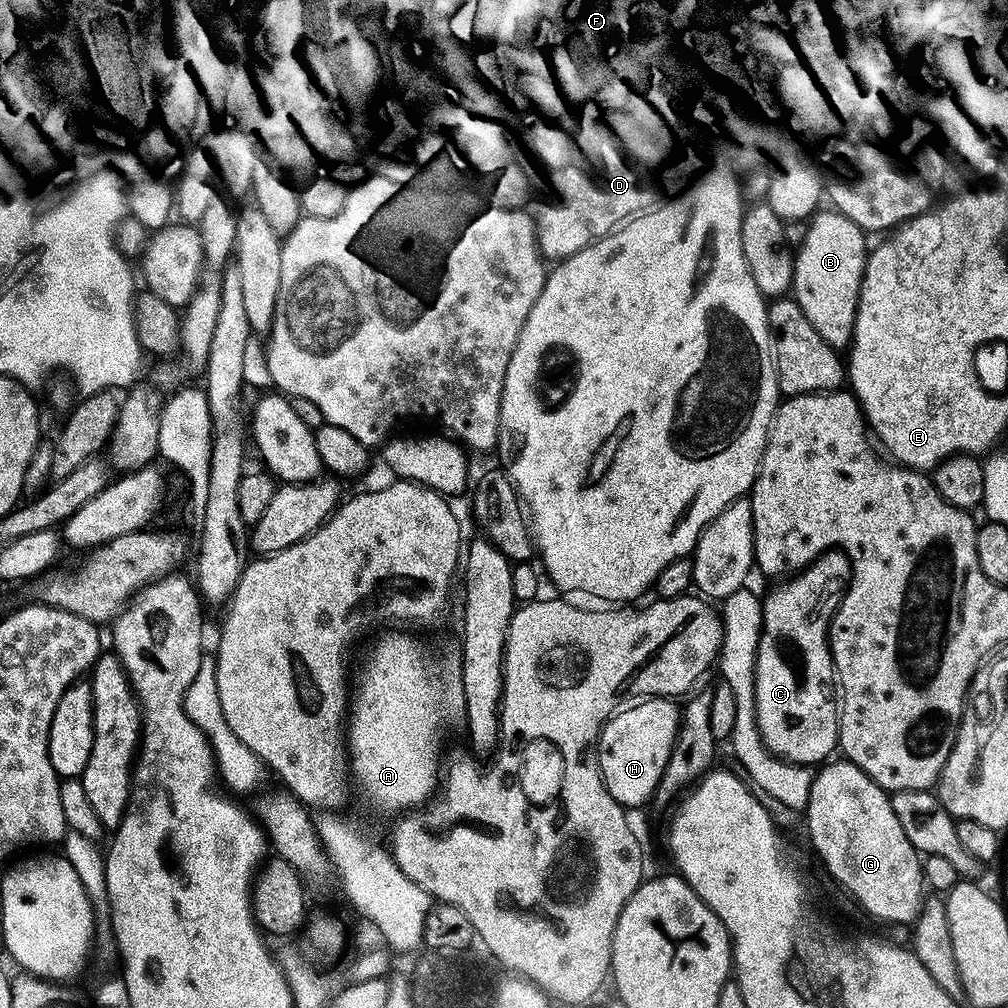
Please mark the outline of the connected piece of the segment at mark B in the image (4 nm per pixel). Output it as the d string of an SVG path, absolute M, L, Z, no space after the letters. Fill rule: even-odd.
M817 211L811 217L808 233L802 246L795 249L790 292L798 302L798 306L802 306L802 314L806 314L806 318L810 318L810 326L814 326L814 330L818 330L818 334L822 334L822 338L831 348L844 350L852 343L852 331L858 310L858 294L864 277L866 233L854 222L850 222L850 218L846 218L841 212L824 211Z

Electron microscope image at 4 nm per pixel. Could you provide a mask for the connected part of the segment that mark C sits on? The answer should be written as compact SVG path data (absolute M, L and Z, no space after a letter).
M829 550L823 556L817 556L799 574L793 575L789 584L763 597L766 634L761 635L756 651L756 725L764 745L781 760L816 766L827 761L833 755L832 751L837 751L838 704L835 699L832 701L834 669L828 629L851 575L852 565L848 557L839 550Z

